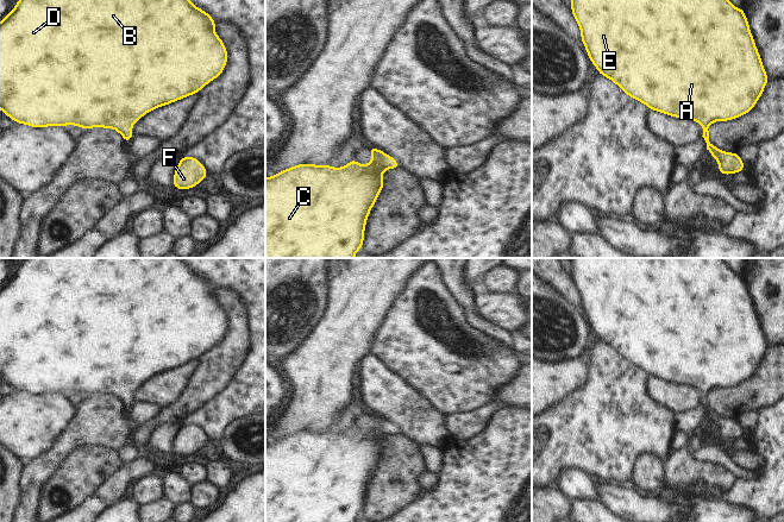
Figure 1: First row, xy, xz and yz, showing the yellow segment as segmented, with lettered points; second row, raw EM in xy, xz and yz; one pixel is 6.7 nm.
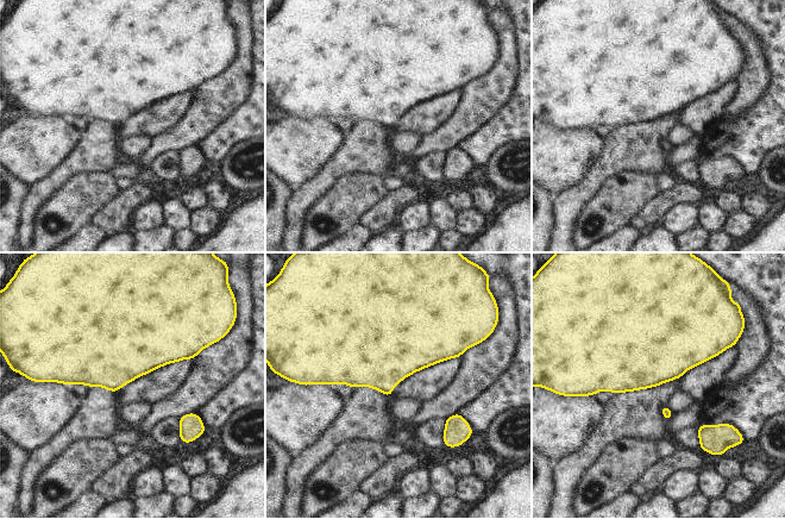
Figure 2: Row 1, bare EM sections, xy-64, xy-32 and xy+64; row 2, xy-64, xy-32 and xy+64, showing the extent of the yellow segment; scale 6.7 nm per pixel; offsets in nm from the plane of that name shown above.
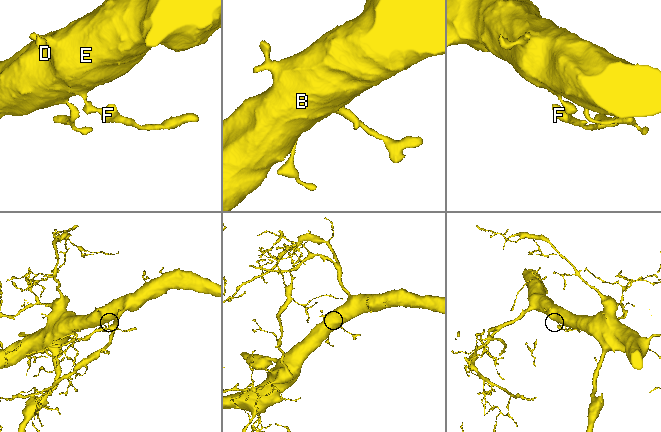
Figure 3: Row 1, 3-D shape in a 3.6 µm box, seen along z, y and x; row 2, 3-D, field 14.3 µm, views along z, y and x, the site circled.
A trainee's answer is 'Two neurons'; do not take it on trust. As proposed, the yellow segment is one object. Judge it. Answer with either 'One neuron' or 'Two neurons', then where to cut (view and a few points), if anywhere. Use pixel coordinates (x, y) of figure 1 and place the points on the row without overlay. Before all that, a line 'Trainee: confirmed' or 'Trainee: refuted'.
Trainee: refuted
One neuron. No split

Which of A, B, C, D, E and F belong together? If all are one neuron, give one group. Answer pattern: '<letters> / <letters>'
A B C D E F

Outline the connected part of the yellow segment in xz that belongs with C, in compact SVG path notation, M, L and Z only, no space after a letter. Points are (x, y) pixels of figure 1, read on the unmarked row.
M371 413L371 427L362 432L352 426L341 434L301 429L265 444L265 522L356 522L364 509L368 483L384 448L382 441L400 430L390 421Z

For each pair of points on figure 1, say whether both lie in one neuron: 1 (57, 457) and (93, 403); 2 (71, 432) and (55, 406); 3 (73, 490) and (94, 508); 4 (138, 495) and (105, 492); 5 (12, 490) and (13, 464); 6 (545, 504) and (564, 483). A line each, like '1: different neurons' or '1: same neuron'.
1: same neuron
2: different neurons
3: different neurons
4: different neurons
5: same neuron
6: different neurons

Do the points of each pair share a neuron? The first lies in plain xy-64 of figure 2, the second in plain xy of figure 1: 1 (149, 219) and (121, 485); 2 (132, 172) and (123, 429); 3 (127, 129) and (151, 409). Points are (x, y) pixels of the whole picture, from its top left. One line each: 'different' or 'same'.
1: different
2: different
3: different

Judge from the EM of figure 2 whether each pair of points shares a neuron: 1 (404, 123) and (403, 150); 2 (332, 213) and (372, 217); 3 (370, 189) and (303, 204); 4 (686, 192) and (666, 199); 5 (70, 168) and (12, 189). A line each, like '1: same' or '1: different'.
1: different
2: different
3: different
4: same
5: different

